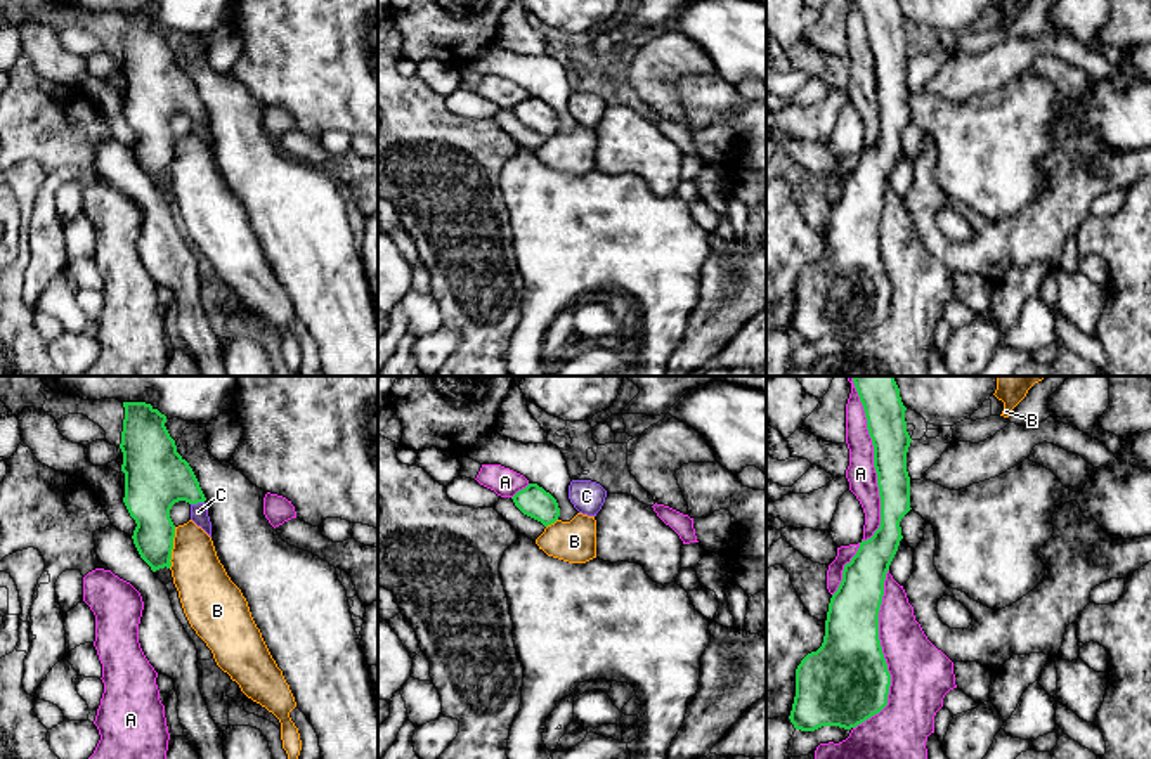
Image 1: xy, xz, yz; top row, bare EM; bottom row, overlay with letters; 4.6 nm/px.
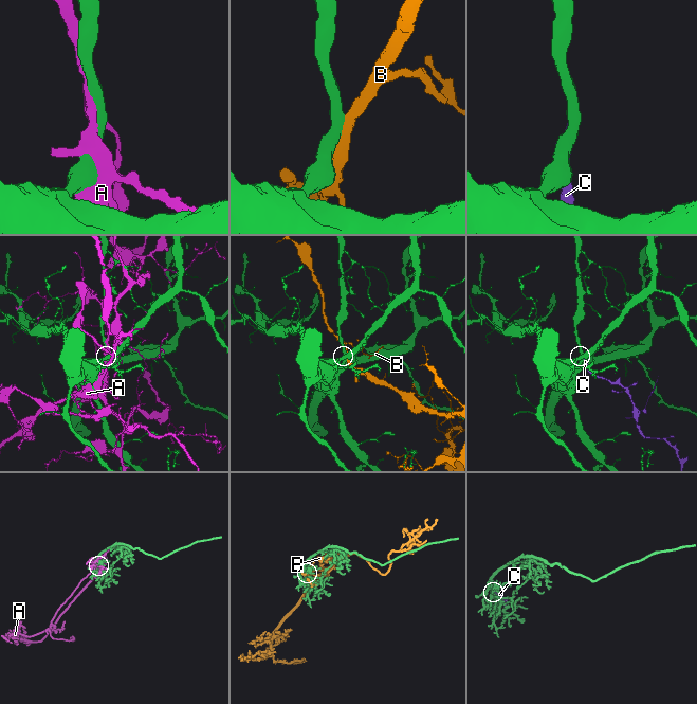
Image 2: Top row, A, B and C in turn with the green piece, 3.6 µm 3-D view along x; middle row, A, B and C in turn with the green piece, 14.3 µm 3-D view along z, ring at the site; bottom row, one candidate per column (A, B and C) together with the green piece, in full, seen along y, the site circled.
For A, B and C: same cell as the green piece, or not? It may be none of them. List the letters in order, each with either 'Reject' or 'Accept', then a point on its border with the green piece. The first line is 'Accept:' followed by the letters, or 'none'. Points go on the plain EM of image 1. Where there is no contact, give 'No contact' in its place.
Accept: C
A: Reject. Touches green at yz (879, 106)
B: Reject. Touches green at xy (172, 160)
C: Accept. Touches green at xy (196, 115)

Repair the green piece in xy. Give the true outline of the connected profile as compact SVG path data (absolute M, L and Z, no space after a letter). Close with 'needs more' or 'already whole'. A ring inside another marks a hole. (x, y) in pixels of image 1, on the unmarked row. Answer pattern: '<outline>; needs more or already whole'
M123 14L125 31L120 61L123 64L121 83L125 85L123 114L135 132L133 156L140 170L153 184L172 178L172 161L175 137L170 121L175 114L191 116L191 132L211 149L211 133L208 128L206 109L189 75L177 64L175 52L170 49L165 35L166 28L146 14Z; needs more

